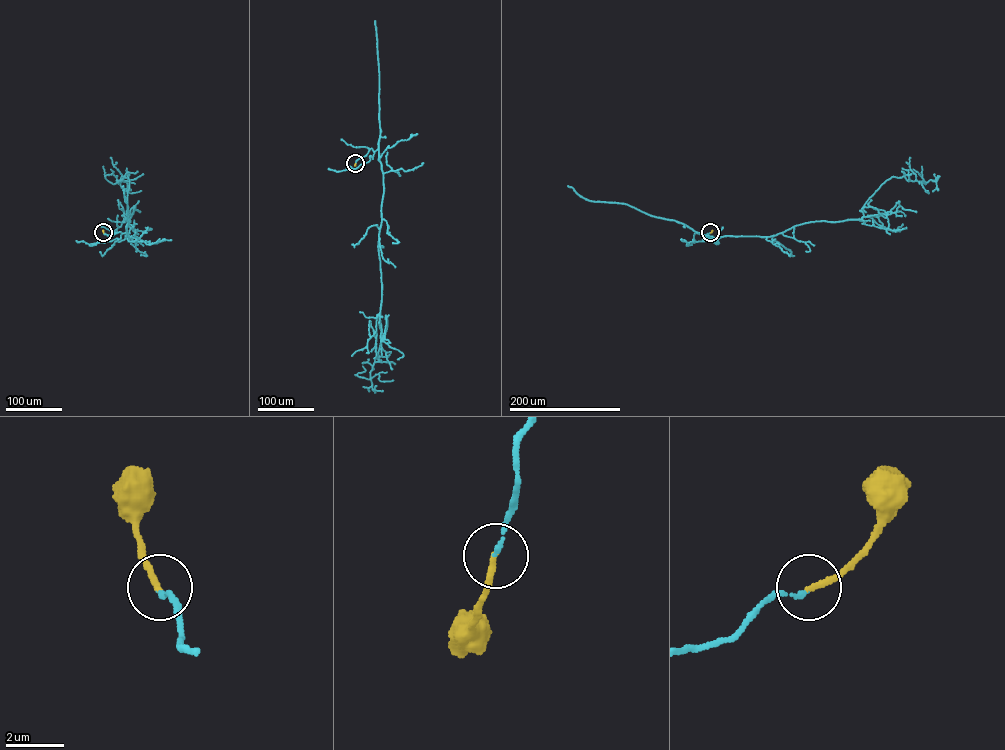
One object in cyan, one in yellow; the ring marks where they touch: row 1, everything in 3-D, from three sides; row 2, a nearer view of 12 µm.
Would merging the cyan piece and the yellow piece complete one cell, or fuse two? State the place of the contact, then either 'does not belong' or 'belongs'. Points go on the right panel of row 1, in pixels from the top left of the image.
place (710, 232); belongs

